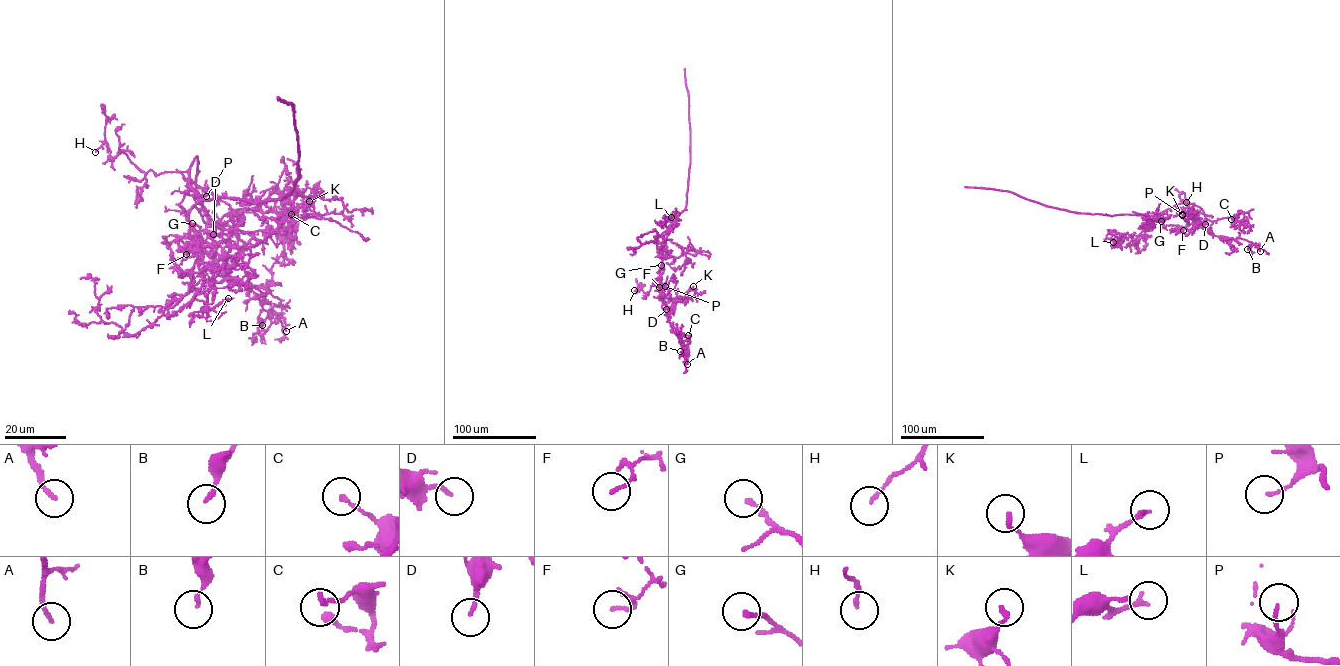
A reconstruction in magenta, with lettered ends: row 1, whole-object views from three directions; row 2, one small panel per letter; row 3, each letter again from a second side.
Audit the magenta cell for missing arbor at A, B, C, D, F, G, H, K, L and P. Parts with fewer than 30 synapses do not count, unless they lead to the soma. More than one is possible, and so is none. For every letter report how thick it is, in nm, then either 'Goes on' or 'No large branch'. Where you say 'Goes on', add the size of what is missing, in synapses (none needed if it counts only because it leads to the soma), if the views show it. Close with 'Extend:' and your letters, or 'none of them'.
A: Thickness 160 nm. No large branch
B: Thickness 140 nm. No large branch
C: Thickness 180 nm. No large branch
D: Thickness 140 nm. No large branch
F: Thickness 140 nm. No large branch
G: Thickness 190 nm. No large branch
H: Thickness 130 nm. No large branch
K: Thickness 180 nm. No large branch
L: Thickness 200 nm. No large branch
P: Thickness 120 nm. No large branch
Extend: none of them

